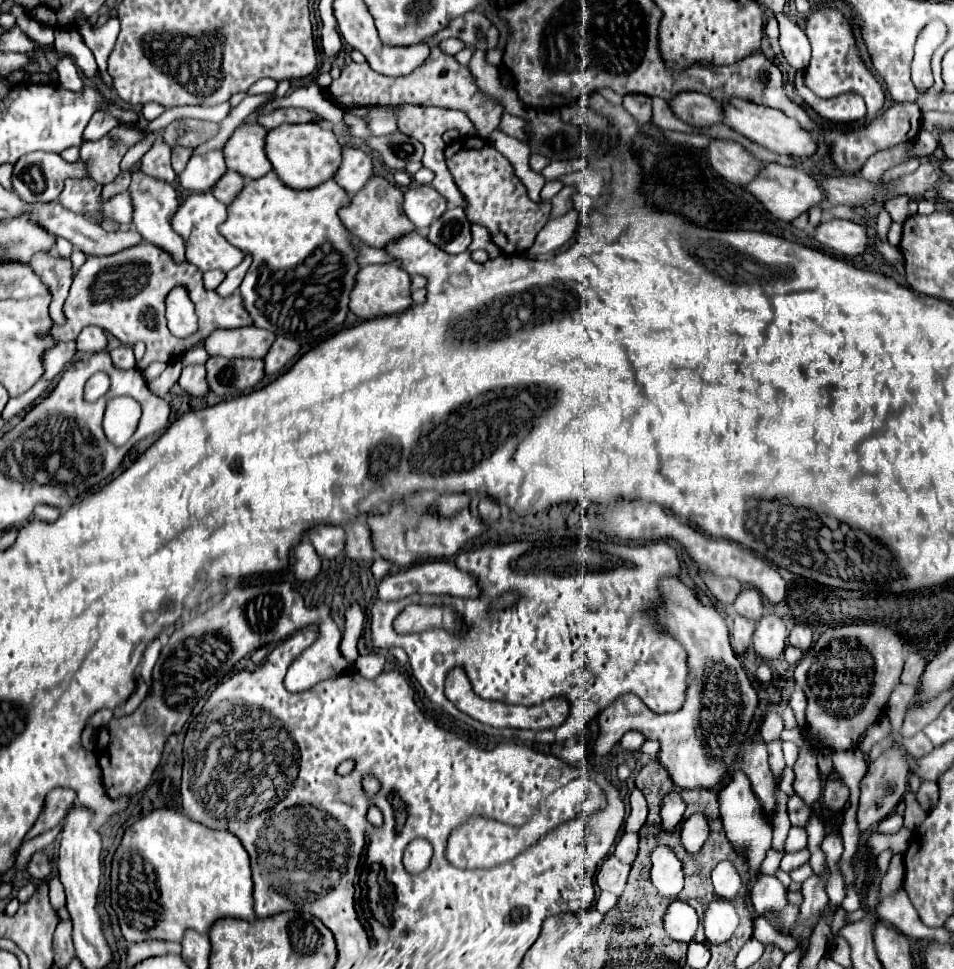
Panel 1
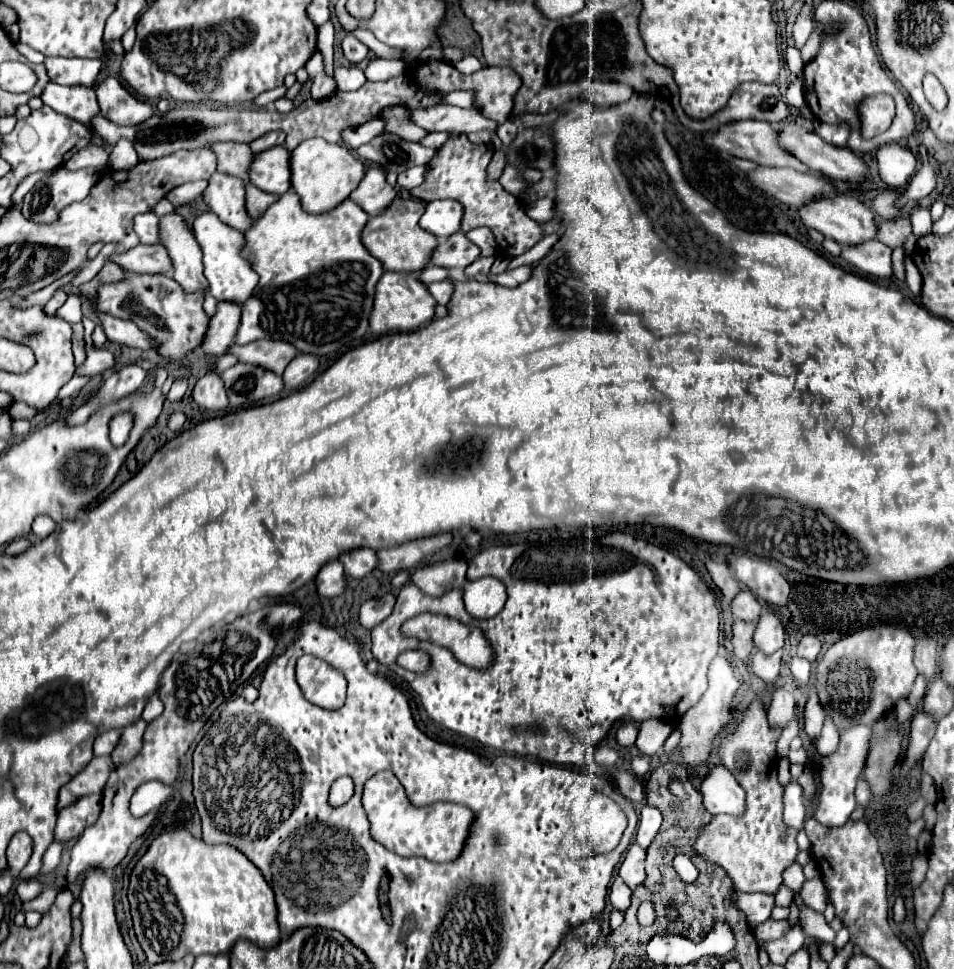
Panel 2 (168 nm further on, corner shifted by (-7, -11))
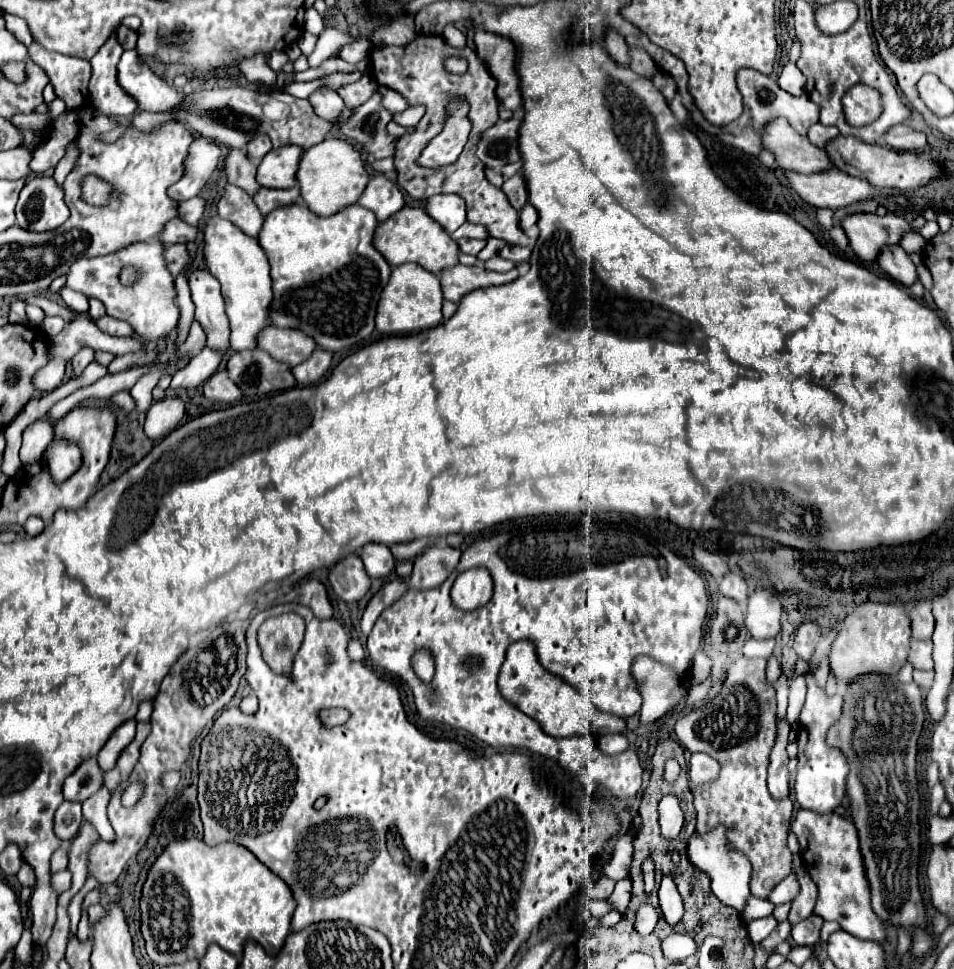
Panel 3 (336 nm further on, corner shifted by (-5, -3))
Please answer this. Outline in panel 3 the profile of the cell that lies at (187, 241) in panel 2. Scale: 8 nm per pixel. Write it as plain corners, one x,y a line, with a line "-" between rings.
197,269
189,275
189,287
195,303
195,321
207,335
207,347
225,357
229,353
229,321
219,281
209,271

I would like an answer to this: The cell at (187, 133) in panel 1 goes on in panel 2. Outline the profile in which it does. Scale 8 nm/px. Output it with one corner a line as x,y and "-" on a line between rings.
217,141
209,145
209,151
213,151
217,157
217,171
231,173
247,181
247,167
253,159
249,145
237,141

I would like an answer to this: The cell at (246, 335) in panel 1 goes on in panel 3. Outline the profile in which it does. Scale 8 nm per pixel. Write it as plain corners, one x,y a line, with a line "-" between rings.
267,327
263,333
259,333
259,349
271,353
271,357
291,367
309,359
315,347
315,339
301,329

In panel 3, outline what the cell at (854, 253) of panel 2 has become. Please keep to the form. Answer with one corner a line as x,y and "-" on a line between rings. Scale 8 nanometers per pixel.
887,247
879,255
879,267
889,273
897,283
911,287
917,281
917,269
903,247

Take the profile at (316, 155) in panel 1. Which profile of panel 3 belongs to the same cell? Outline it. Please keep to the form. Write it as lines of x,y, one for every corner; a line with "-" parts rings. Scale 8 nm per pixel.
327,137
323,143
313,145
303,153
297,181
301,187
301,199
307,203
307,207
321,217
329,217
359,201
367,187
369,173
365,171
359,151
351,143
337,137

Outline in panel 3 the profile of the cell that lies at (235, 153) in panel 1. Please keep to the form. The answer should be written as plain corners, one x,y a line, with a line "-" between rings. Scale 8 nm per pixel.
287,145
283,149
271,149
257,171
257,181
267,189
291,189
297,185
297,169
303,149

